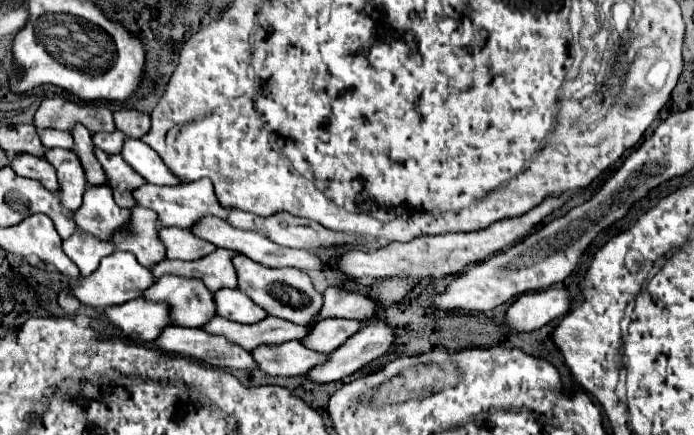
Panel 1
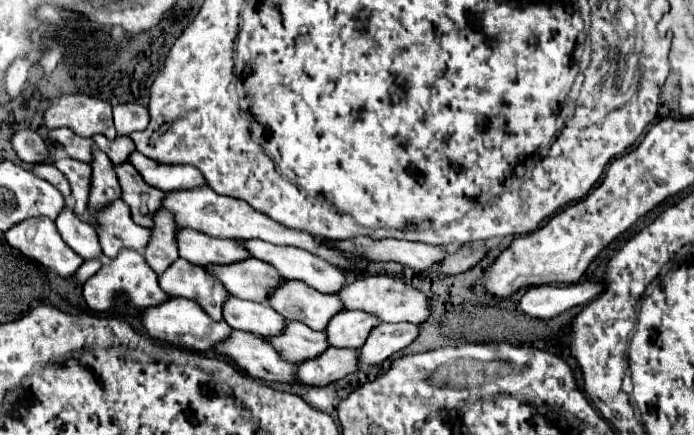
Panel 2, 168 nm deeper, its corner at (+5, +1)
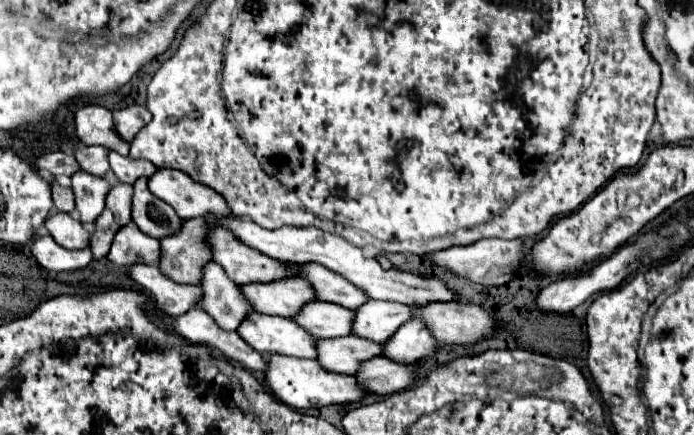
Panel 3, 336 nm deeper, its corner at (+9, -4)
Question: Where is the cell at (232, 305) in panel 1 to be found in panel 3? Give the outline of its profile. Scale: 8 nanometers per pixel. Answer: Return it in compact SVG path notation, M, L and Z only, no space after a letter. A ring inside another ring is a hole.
M253 311L245 317L245 321L241 321L237 333L259 353L281 353L303 359L317 357L313 335L285 317L261 315Z

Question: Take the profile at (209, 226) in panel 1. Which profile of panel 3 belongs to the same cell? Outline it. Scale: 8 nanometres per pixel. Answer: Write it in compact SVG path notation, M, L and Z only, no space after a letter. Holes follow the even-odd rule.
M301 265L301 269L305 269L305 281L309 281L313 289L317 289L319 301L331 301L347 309L357 309L367 301L367 295L361 293L355 285L351 285L337 273L323 269L321 265Z

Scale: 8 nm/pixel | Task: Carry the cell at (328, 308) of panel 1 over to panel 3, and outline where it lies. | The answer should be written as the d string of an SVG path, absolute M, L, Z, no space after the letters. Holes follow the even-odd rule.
M433 301L433 303L421 305L421 307L413 305L413 317L421 319L425 323L425 327L429 329L429 333L439 343L465 345L465 343L473 343L473 341L479 341L481 337L491 335L493 329L495 329L495 321L485 309L481 309L479 305L461 303L461 301L451 301L451 303L437 303L437 301Z

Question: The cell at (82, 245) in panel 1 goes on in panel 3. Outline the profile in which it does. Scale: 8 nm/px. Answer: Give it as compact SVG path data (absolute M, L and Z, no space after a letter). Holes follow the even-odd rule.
M57 211L49 215L45 221L45 227L49 235L65 249L85 249L89 245L89 233L69 213Z

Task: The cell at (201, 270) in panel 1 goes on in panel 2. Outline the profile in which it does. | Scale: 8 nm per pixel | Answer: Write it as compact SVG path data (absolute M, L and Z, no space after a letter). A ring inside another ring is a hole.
M257 258L241 264L227 264L225 268L207 266L207 272L217 276L233 296L251 302L265 302L271 292L285 282L285 278L271 264Z

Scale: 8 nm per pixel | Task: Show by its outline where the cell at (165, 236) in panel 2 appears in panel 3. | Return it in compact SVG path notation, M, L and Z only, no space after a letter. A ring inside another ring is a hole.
M201 217L185 221L173 237L163 237L159 269L175 283L197 285L201 281L201 265L211 261L211 253L205 247L207 225Z

